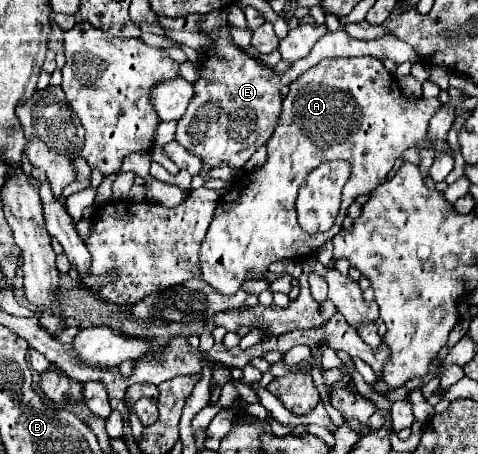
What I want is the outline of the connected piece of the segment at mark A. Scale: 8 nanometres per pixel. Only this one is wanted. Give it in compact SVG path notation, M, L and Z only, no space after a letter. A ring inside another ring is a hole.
M363 56L363 58L337 58L337 60L321 60L317 66L309 68L301 74L291 86L289 94L283 100L283 112L271 142L267 144L267 162L253 170L247 178L241 176L231 184L231 190L219 200L213 222L207 230L207 236L201 244L201 272L203 280L211 284L221 294L235 294L245 282L247 272L253 274L255 280L263 278L269 270L271 262L287 260L287 258L305 258L321 248L327 240L331 240L343 226L343 218L347 216L347 208L359 194L373 192L389 174L395 160L407 150L421 146L427 140L429 120L441 108L437 98L429 100L409 100L401 94L397 80L387 74L381 60ZM325 160L345 160L351 164L351 175L342 190L342 201L339 216L331 230L309 234L301 230L295 214L295 198L299 186L305 182L307 174L315 170Z

